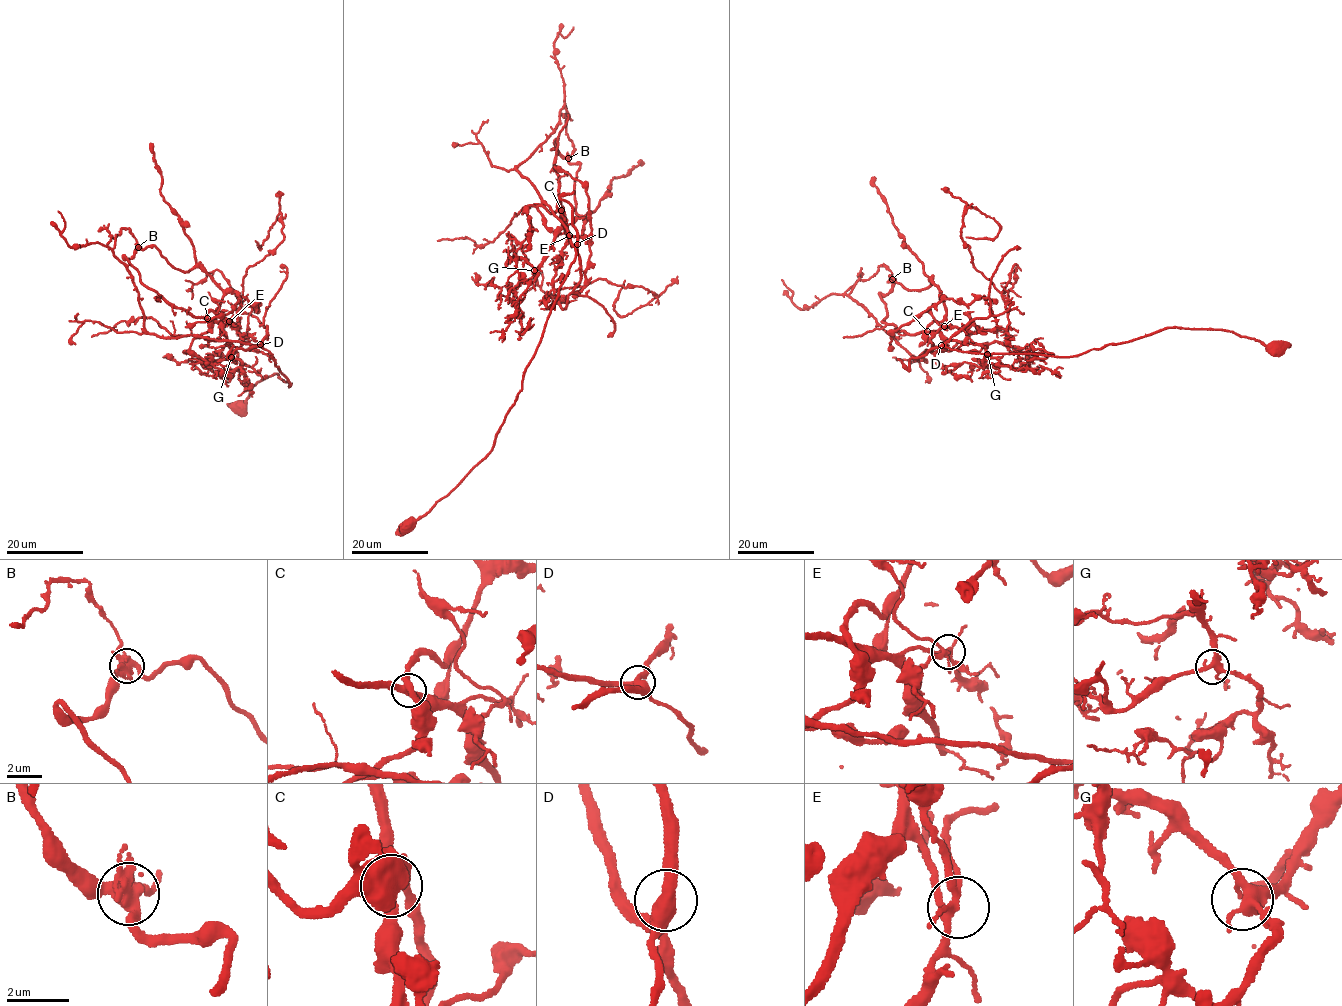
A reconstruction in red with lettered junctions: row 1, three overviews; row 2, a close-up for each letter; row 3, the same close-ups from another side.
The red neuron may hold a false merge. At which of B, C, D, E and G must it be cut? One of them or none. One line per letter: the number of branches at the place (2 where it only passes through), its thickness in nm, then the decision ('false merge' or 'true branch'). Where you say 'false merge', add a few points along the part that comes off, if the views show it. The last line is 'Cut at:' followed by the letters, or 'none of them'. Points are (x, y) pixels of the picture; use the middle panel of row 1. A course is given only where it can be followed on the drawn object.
B: branches 4; calibre 420 nm; false merge; course (568, 158), (573, 150), (565, 102), (544, 143), (517, 168), (567, 229), (575, 259), (491, 450), (396, 534)
C: branches 4; calibre 360 nm; true branch
D: branches 4; calibre 420 nm; true branch
E: branches 5; calibre 240 nm; true branch
G: branches 5; calibre 320 nm; true branch
Cut at: B

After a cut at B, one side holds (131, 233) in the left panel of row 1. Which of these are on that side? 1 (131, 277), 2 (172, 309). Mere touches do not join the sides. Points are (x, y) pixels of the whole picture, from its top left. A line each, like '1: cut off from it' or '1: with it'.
1: with it
2: cut off from it

